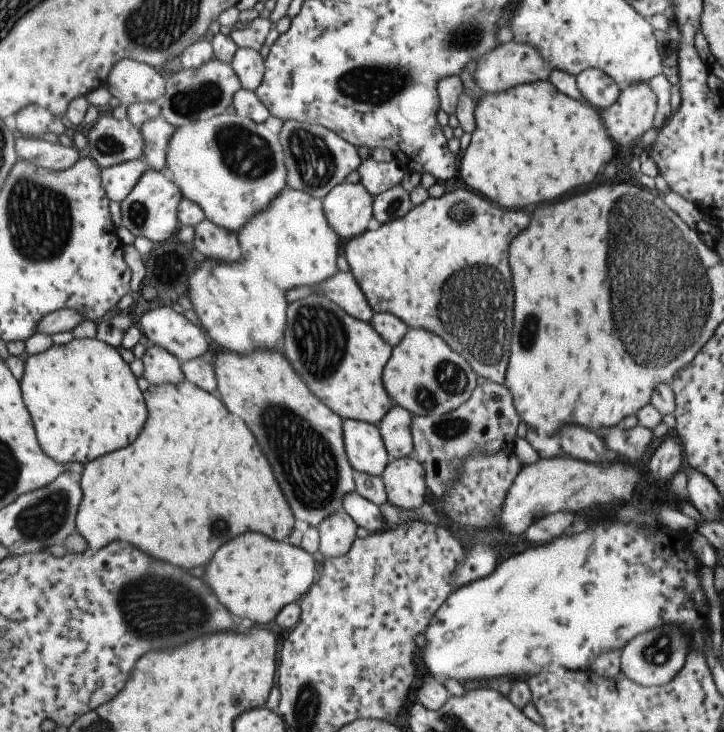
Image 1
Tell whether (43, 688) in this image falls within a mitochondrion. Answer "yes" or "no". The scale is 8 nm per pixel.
no

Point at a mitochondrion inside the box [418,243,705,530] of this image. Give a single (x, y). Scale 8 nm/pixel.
(470, 305)

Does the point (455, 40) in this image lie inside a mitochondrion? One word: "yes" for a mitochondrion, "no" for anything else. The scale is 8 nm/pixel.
yes

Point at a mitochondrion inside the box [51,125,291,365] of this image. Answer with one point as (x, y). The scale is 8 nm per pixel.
(138, 213)

